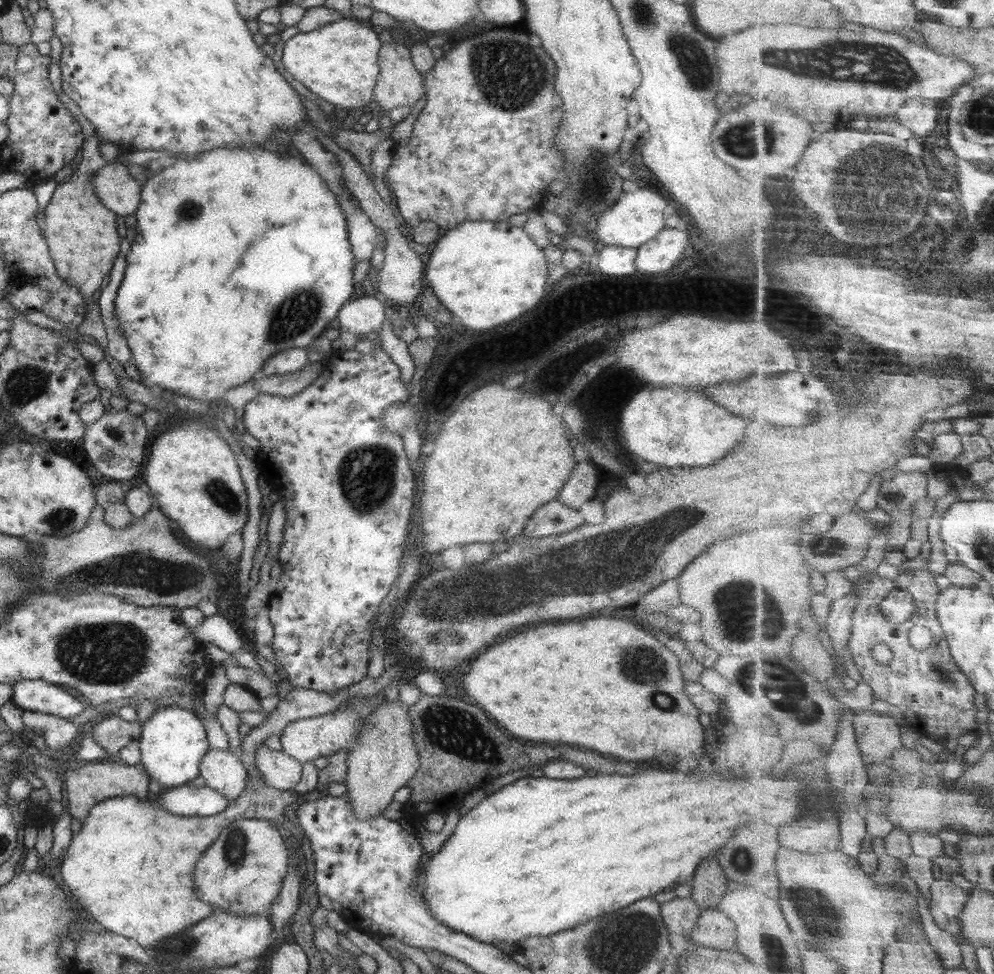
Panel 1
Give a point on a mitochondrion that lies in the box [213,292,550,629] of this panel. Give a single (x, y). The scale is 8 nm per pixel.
(380, 459)

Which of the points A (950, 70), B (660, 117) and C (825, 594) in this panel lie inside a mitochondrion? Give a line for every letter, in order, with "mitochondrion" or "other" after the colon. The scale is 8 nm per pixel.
A: other
B: other
C: other

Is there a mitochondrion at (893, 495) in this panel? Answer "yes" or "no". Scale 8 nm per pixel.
yes

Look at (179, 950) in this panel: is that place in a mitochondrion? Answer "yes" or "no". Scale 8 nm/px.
yes

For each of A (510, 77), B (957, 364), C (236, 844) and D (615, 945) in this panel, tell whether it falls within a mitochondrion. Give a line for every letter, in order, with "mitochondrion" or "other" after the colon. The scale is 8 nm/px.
A: mitochondrion
B: other
C: mitochondrion
D: mitochondrion

